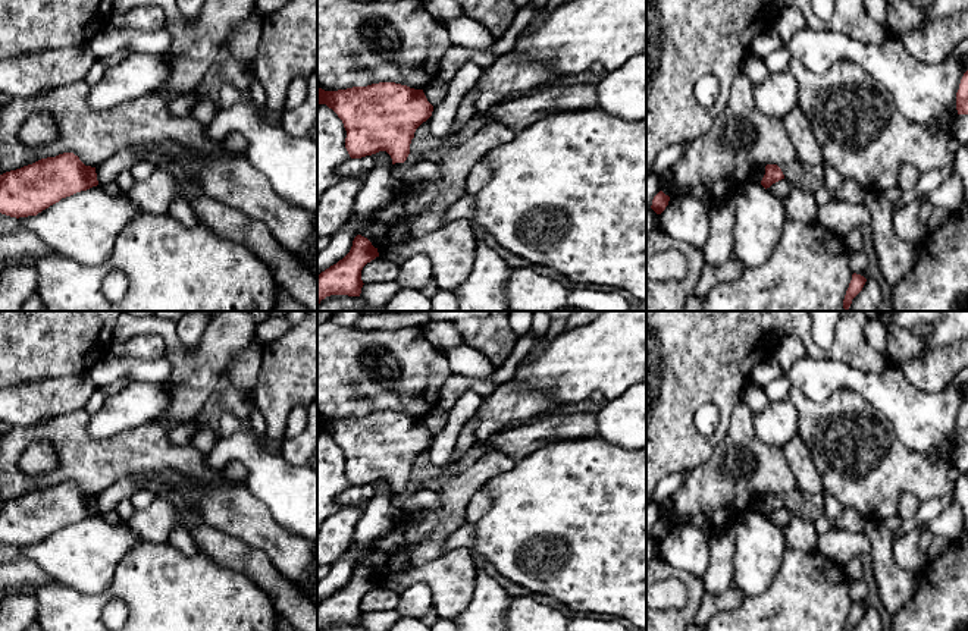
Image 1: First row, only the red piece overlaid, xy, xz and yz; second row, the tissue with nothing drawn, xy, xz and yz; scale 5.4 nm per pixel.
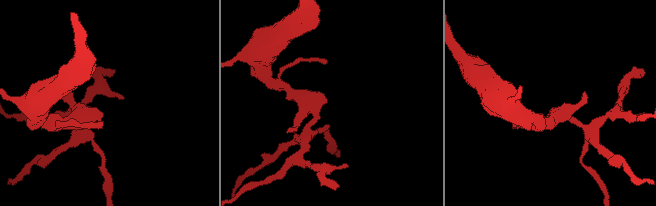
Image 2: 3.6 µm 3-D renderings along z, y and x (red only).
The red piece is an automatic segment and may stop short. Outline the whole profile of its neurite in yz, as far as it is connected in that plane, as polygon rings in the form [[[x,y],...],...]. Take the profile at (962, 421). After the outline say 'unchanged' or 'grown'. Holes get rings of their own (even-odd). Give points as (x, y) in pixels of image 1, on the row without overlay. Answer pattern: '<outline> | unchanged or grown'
[[[968,399],[964,402],[956,421],[958,443],[968,443]]] | unchanged

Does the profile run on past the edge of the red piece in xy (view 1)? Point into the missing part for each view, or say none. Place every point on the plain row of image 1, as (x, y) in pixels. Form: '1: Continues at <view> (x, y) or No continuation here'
1: No continuation here

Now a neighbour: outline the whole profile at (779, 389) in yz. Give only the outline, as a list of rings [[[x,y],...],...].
[[[787,376],[779,377],[762,387],[770,402],[787,399],[792,390],[792,383]]]

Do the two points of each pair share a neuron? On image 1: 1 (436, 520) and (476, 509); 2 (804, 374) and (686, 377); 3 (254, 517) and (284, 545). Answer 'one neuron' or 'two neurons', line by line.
1: two neurons
2: two neurons
3: one neuron

